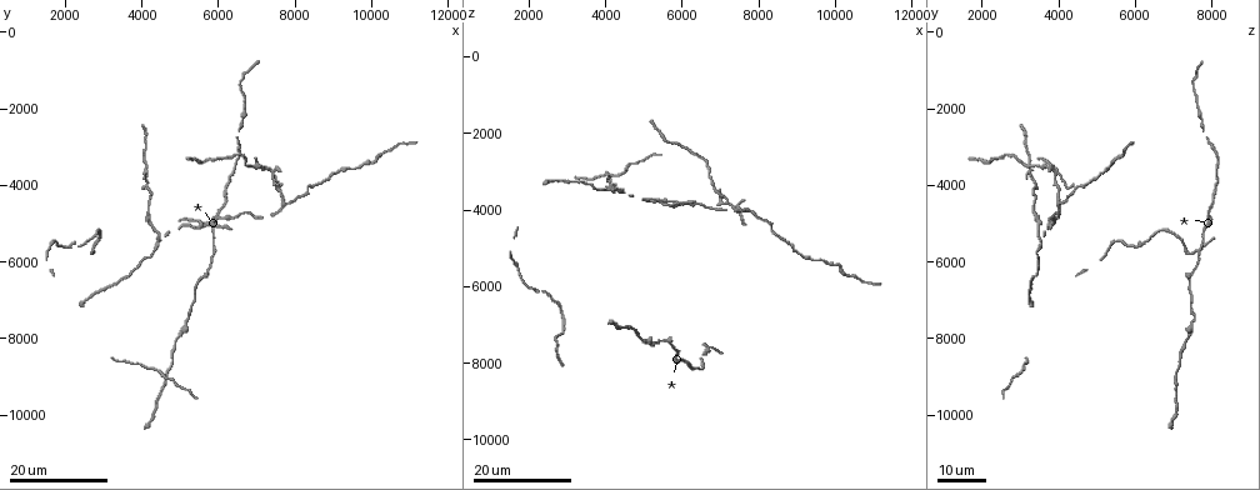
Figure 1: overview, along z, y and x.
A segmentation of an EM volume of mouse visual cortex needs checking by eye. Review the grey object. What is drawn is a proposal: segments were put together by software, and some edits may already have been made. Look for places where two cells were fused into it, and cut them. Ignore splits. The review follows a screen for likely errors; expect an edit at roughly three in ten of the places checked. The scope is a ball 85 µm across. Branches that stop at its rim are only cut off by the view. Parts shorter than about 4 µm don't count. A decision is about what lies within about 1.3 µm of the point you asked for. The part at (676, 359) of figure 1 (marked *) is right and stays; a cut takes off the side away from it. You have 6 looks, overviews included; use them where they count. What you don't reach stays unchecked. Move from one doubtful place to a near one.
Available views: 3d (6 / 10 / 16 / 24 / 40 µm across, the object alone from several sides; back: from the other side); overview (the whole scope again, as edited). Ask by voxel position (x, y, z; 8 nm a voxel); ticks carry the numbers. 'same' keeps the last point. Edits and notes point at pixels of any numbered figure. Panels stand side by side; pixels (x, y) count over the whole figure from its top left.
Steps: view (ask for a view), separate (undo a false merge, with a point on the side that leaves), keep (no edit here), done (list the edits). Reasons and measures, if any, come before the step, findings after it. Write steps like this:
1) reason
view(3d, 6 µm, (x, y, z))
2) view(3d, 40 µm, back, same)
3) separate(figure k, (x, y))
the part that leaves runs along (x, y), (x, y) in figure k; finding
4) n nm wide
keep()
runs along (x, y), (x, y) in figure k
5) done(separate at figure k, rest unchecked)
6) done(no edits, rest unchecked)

a fork
view(3d, 16 µm, (7800, 4450, 3950))

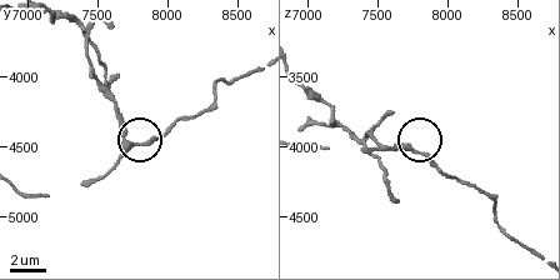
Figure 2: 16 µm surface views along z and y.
view(3d, 10 µm, (7720, 4480, 4000))

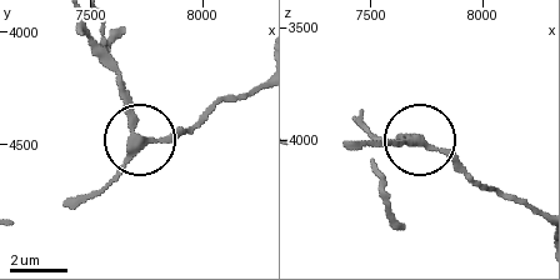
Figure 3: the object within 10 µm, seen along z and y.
view(3d, 6 µm, (7740, 4490, 4010))

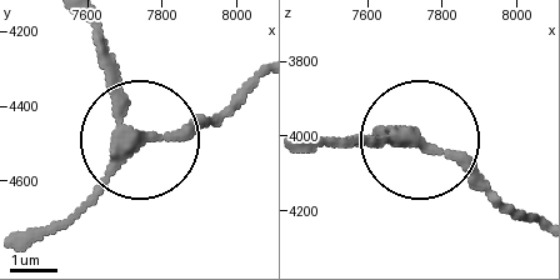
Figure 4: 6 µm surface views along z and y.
250 nm wide
keep()
runs along (26, 243), (121, 146), (121, 75), (101, 31) in figure 4; all the same cell

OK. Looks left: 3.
view(3d, 16 µm, (8950, 3750, 5100))

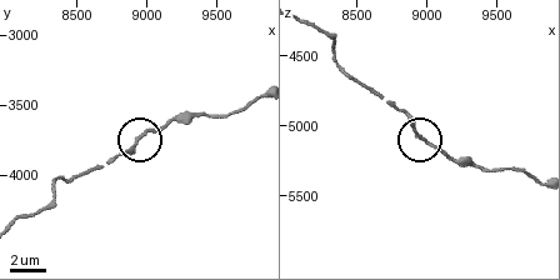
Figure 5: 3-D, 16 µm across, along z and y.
view(3d, 10 µm, (8920, 3740, 5060))

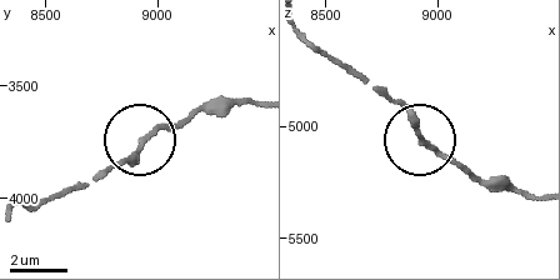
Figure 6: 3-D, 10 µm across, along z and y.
keep()
runs along (303, 31), (388, 96), (419, 136), (486, 186) in figure 6; one cell here

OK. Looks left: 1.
done(no edits, rest unchecked)

